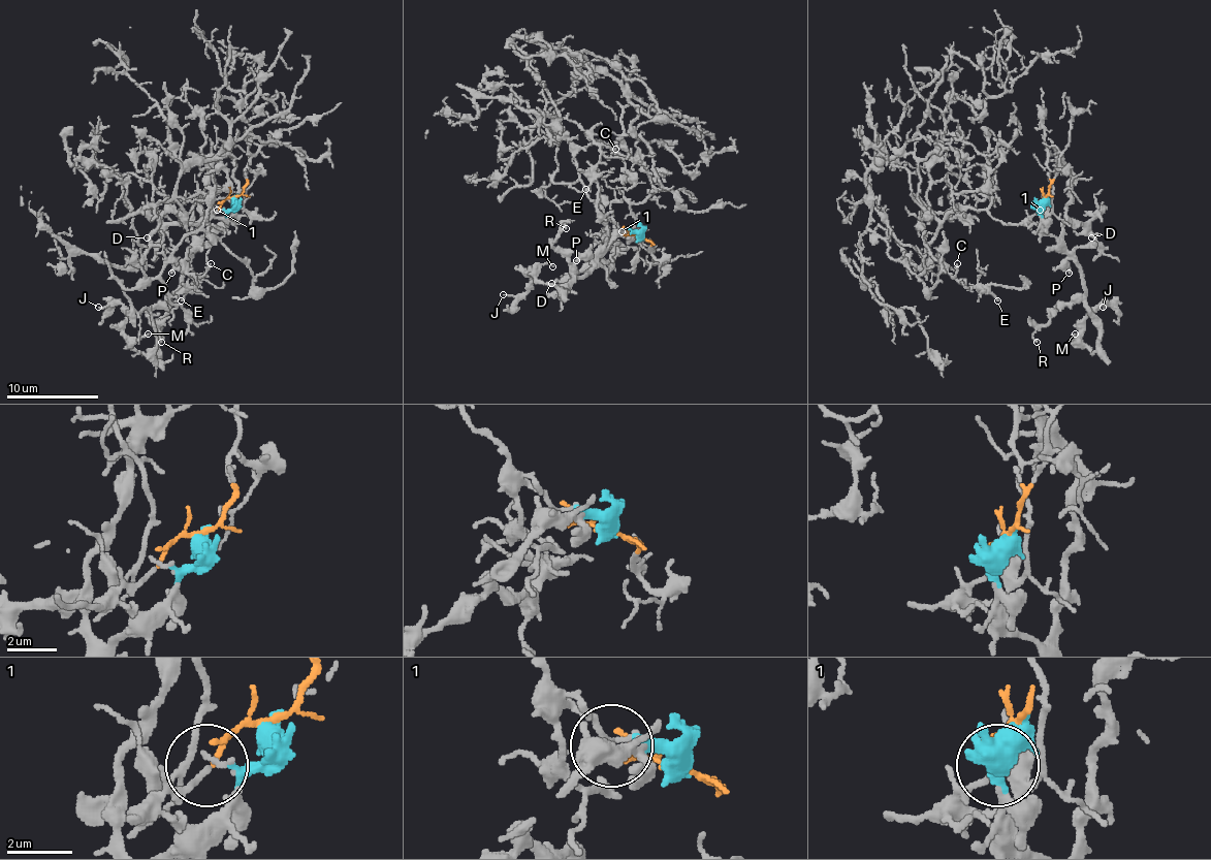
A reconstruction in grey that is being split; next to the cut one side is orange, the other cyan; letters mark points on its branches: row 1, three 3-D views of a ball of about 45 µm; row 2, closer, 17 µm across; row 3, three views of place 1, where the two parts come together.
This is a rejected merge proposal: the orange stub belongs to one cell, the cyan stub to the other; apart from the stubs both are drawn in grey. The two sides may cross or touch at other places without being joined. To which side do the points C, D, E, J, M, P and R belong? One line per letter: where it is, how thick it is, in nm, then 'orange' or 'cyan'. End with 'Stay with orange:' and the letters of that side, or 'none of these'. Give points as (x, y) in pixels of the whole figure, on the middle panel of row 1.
C: place (615, 149); calibre 160 nm; orange
D: place (551, 283); calibre 160 nm; cyan
E: place (585, 189); calibre 160 nm; orange
J: place (503, 294); calibre 130 nm; cyan
M: place (552, 266); calibre 150 nm; cyan
P: place (576, 260); calibre 280 nm; cyan
R: place (566, 228); calibre 120 nm; cyan
Stay with orange: C, E

